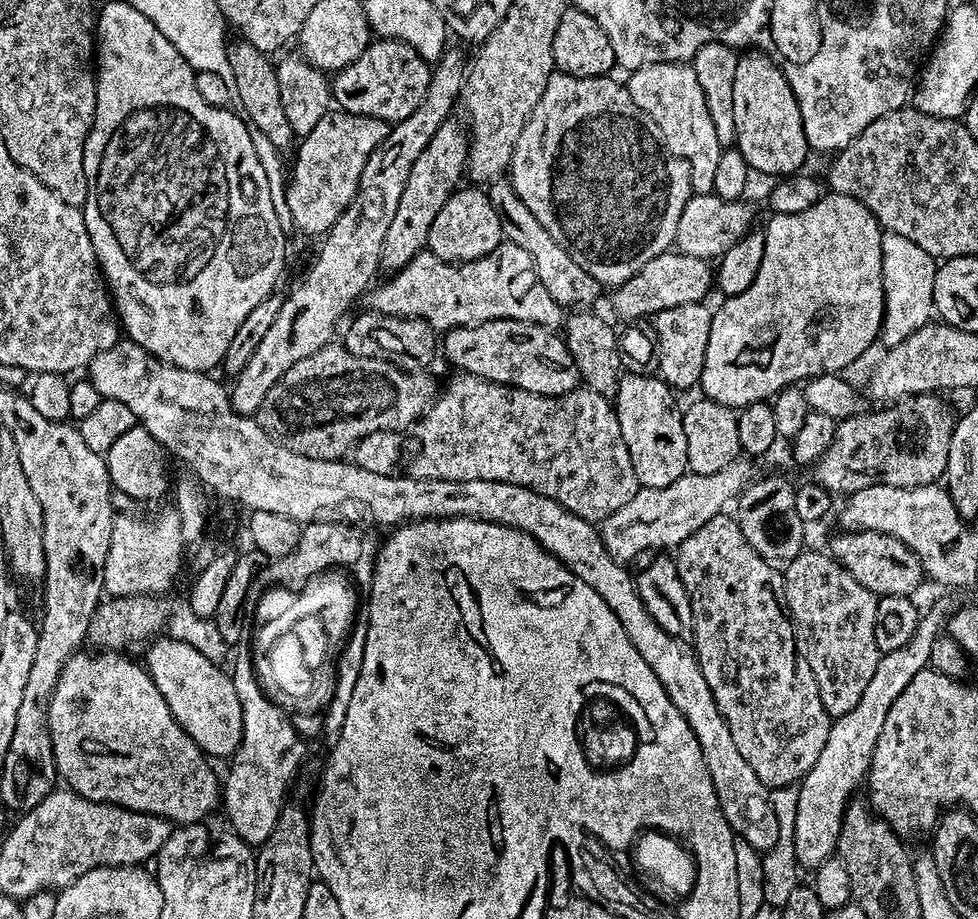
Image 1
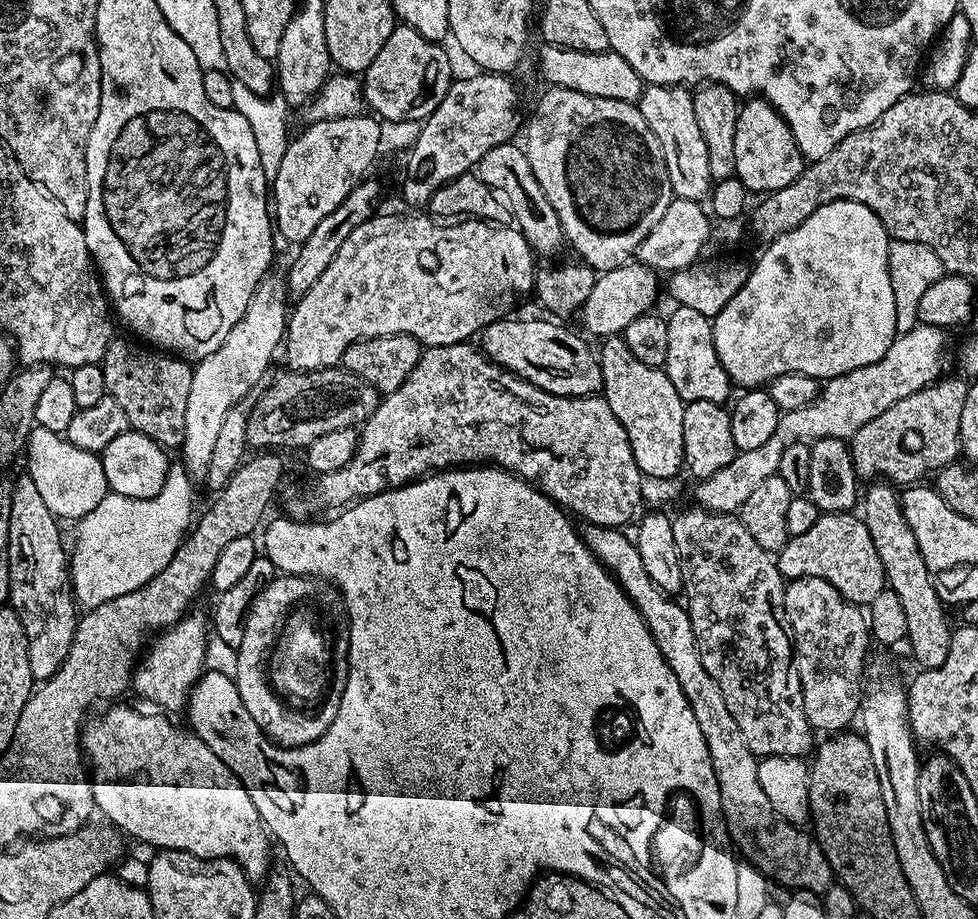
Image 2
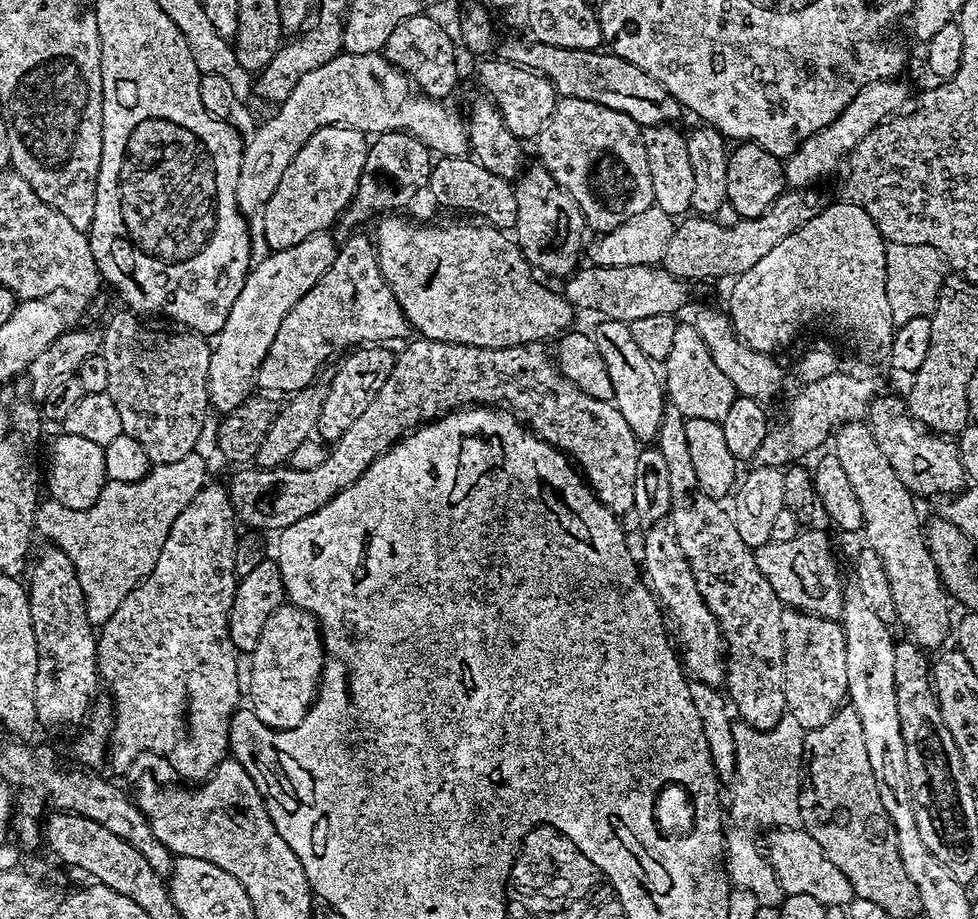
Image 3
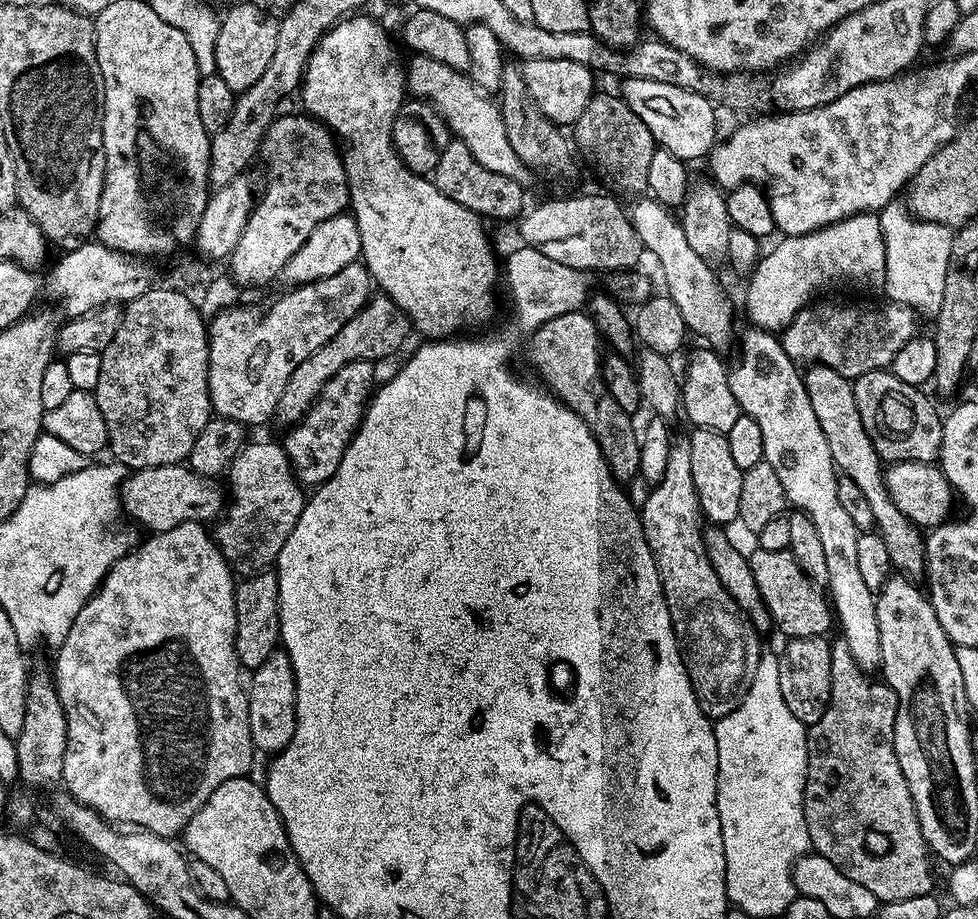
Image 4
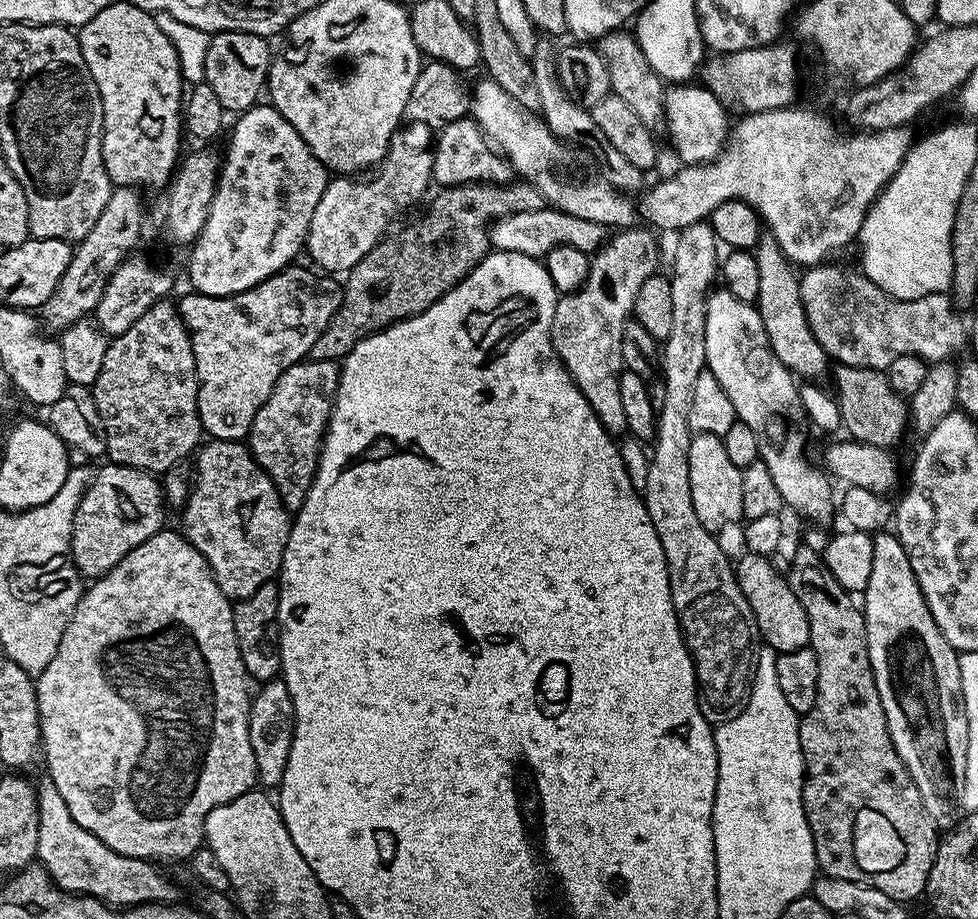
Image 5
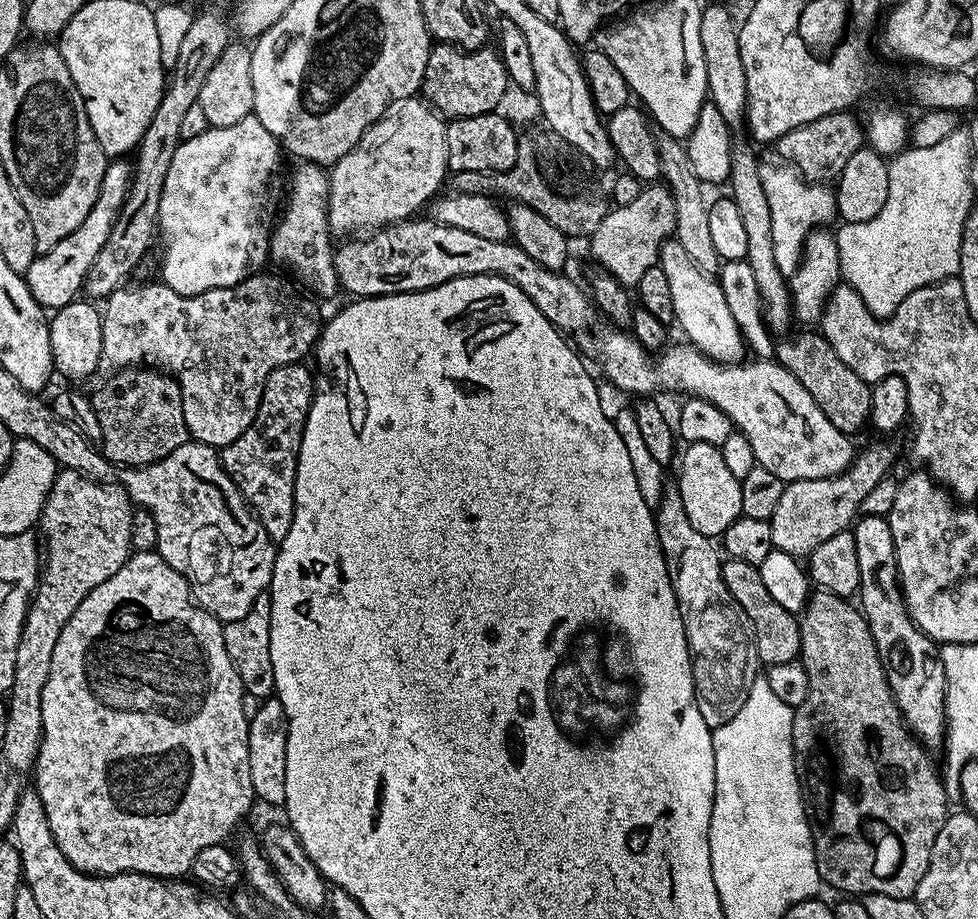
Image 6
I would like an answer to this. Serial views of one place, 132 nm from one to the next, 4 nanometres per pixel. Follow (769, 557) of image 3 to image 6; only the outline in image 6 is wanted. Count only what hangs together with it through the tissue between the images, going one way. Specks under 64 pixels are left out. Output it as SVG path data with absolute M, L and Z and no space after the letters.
M725 559L720 565L720 576L726 582L726 593L750 618L752 623L752 638L756 642L756 653L761 665L777 664L778 662L790 662L800 655L800 621L790 610L783 609L778 602L774 602L766 587L762 584L757 565L741 560Z

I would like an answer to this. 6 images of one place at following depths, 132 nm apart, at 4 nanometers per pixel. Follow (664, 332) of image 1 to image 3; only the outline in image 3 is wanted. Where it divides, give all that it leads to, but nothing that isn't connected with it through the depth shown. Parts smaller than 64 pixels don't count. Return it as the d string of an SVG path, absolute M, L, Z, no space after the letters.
M677 323L674 330L674 343L670 354L662 362L662 379L666 400L677 408L685 418L710 418L724 421L726 413L738 395L736 387L718 370L717 363L710 356L710 350L696 329L695 323Z

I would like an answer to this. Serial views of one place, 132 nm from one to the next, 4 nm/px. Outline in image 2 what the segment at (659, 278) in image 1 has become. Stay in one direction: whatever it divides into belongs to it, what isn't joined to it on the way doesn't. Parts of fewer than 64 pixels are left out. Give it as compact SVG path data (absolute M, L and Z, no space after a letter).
M629 262L621 268L599 273L594 290L590 290L590 298L582 309L585 328L583 331L589 337L600 336L599 338L623 334L626 326L634 322L634 318L649 315L653 311L652 303L656 300L656 291L659 288L661 291L662 288L661 281L659 284L656 280L659 280L657 273L639 262Z

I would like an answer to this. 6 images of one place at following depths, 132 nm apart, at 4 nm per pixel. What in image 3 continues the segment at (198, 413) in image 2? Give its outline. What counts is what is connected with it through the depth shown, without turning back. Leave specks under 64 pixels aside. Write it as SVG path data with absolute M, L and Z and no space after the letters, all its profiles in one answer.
M322 231L298 242L298 246L269 251L268 256L261 260L259 257L248 269L242 290L238 298L234 298L234 306L230 306L230 314L222 330L216 333L208 354L207 402L215 411L217 408L217 413L234 410L248 399L254 388L256 372L278 335L278 326L282 326L282 318L290 314L294 302L309 292L334 262L338 244L328 235L327 231Z

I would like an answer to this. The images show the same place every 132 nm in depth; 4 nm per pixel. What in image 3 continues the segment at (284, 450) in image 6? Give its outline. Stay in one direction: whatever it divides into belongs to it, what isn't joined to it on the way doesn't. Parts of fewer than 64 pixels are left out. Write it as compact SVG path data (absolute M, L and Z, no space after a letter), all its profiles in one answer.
M360 346L343 357L345 360L337 366L332 380L327 381L328 393L322 402L322 414L316 423L316 432L321 441L335 442L342 438L342 434L346 434L351 424L366 411L366 406L370 406L374 394L382 390L382 382L390 378L390 370L394 370L396 361L393 349L388 348L391 347Z

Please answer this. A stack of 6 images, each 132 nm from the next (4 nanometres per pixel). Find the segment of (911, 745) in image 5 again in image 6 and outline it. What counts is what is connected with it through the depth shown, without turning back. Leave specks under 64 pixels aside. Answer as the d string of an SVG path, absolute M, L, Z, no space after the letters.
M861 515L851 531L854 534L854 546L858 548L858 604L870 626L870 634L876 643L892 697L900 708L905 724L925 749L943 749L946 731L944 667L936 641L931 640L908 616L896 571L894 538L890 534L890 526L885 517Z

